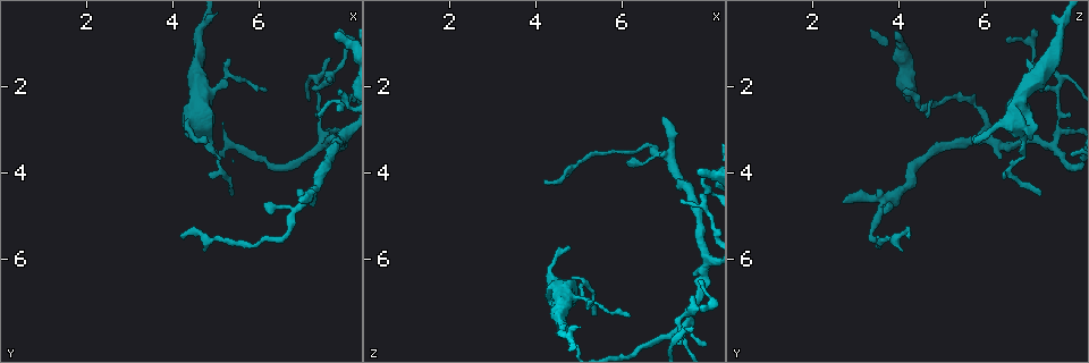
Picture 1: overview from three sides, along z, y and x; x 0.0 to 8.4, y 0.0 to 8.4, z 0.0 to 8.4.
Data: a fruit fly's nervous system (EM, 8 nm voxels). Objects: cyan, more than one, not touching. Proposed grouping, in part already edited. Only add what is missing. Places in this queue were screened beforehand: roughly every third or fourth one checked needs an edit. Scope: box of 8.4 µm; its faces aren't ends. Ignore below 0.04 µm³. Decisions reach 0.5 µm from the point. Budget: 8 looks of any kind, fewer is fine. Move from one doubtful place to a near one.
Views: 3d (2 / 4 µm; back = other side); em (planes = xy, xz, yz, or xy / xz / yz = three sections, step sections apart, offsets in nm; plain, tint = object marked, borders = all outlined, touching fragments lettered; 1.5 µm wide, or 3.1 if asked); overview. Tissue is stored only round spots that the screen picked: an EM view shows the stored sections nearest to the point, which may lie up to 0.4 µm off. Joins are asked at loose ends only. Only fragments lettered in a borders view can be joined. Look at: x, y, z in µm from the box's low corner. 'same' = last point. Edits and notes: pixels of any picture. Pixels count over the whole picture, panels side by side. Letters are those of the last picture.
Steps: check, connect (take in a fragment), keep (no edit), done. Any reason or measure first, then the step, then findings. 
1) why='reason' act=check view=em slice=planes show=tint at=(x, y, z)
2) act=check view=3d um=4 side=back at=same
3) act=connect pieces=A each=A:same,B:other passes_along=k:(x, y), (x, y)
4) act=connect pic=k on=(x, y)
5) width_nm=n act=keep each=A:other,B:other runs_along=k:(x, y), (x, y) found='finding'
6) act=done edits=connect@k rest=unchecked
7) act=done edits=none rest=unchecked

why='free end' act=check view=em slice=planes show=borders at=(6.95, 4.70, 2.75)

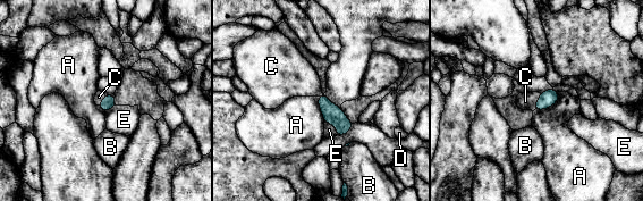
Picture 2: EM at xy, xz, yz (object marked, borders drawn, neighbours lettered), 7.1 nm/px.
act=connect pieces=C each=A:other,B:other,C:same,D:other,E:other found='the neuron continues'

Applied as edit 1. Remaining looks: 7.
why='tapers out' act=check view=3d um=4 at=(4.75, 3.30, 5.70)

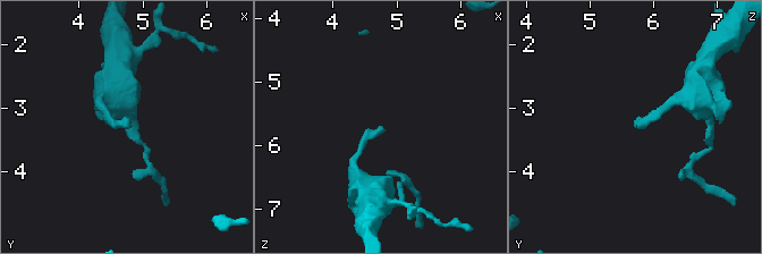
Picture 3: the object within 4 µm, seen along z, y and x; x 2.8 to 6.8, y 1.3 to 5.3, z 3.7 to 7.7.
act=check view=em slice=planes show=borders at=(4.80, 3.30, 5.70)

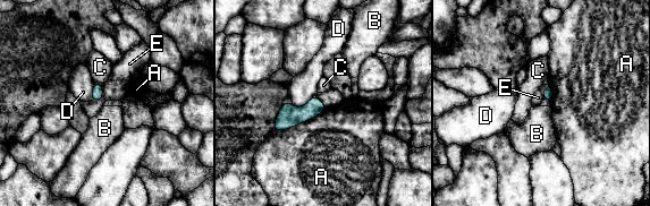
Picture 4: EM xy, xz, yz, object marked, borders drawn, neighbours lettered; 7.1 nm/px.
longest_contact=A:420nm act=keep each=A:other,B:other,C:other,D:other,E:other found='no lettered fragment goes on from it'

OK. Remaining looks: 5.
why='branch stops here' act=check view=em slice=planes show=tint at=(5.45, 4.55, 7.30)

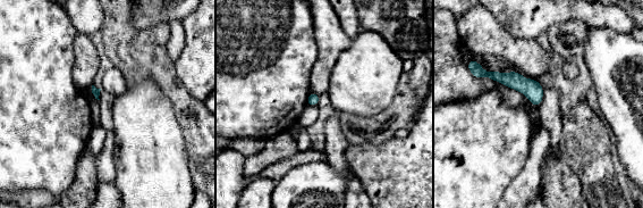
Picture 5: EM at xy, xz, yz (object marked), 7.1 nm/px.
act=check view=em slice=planes show=borders at=same

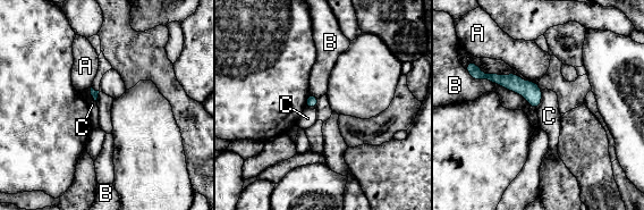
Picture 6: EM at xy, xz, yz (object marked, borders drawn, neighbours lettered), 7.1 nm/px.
act=keep each=A:other,B:other,C:other runs_along=6:(483, 76), (513, 82), (537, 101) found='no lettered fragment goes on from it'

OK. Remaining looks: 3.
act=done edits=connect@2 rest=unchecked

